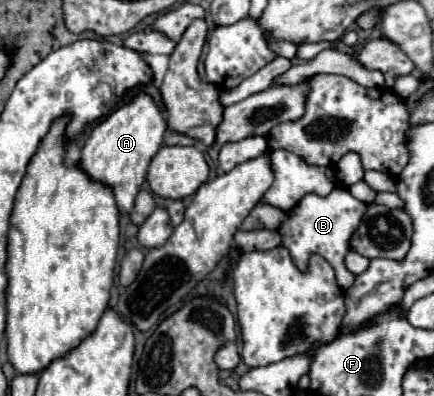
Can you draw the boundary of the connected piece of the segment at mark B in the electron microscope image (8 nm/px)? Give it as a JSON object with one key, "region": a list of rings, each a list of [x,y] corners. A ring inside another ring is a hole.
{"region":[[[338,185],[326,197],[318,197],[314,193],[300,199],[300,203],[288,213],[288,217],[280,223],[278,233],[282,237],[282,245],[290,251],[294,265],[300,271],[308,271],[308,259],[312,253],[322,255],[336,271],[336,281],[342,289],[348,289],[354,283],[354,275],[344,267],[344,257],[350,251],[348,241],[352,233],[358,229],[358,223],[366,211],[366,205],[350,195],[346,187]]]}

